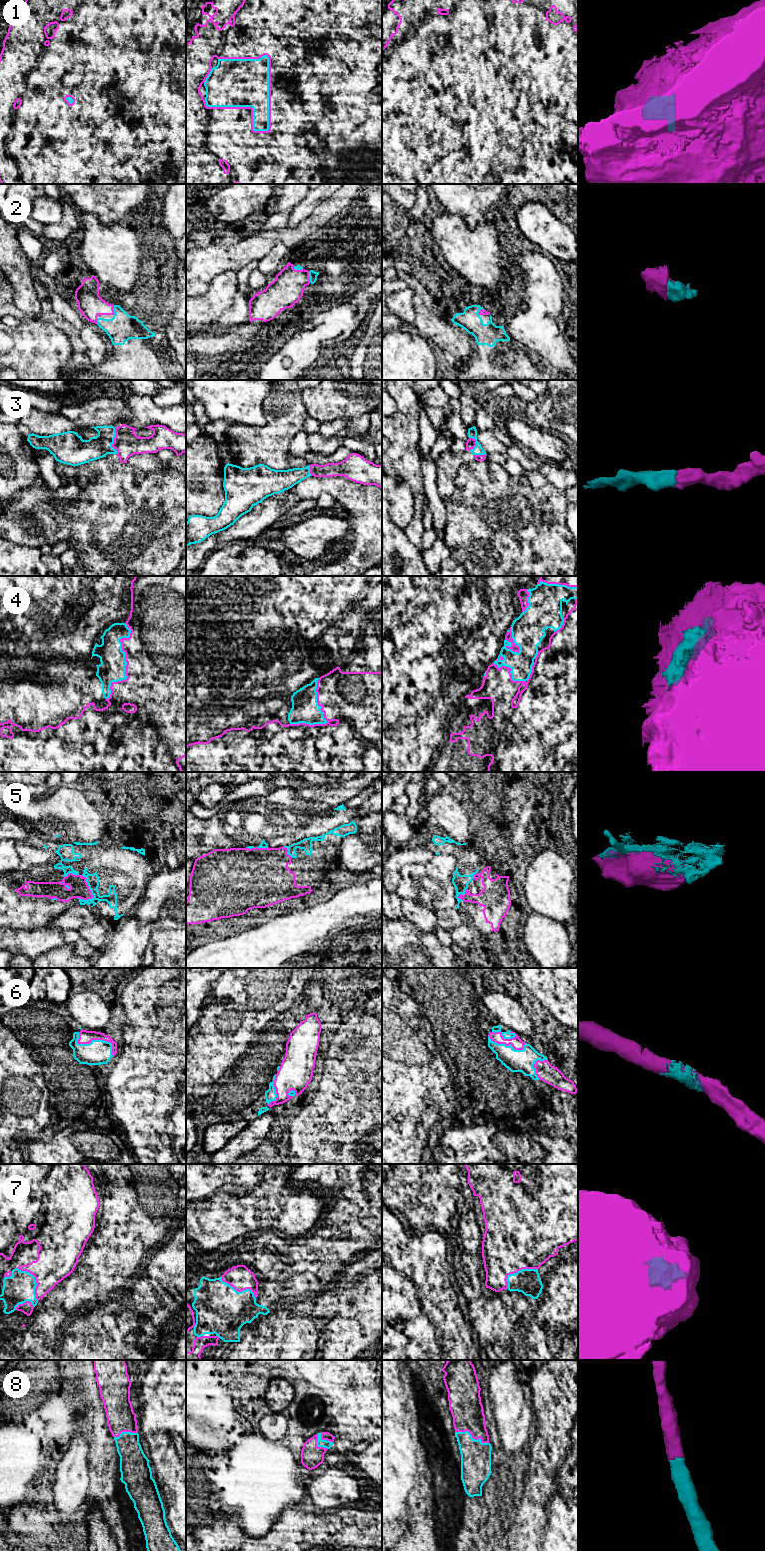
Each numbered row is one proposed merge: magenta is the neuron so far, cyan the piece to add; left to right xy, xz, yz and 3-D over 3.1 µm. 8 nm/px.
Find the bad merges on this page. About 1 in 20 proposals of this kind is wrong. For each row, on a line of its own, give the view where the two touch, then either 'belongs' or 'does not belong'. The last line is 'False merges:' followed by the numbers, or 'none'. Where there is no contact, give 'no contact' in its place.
1: contact in xz; belongs
2: contact in xz; belongs
3: contact in xy; belongs
4: contact in xy; belongs
5: contact in xy; belongs
6: contact in xy; belongs
7: contact in yz; belongs
8: contact in yz; belongs
False merges: none

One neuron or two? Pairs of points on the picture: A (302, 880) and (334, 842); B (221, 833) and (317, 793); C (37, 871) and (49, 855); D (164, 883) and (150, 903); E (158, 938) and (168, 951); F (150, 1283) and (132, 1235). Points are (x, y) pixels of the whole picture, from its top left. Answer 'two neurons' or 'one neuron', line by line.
A: one neuron
B: two neurons
C: two neurons
D: one neuron
E: one neuron
F: two neurons

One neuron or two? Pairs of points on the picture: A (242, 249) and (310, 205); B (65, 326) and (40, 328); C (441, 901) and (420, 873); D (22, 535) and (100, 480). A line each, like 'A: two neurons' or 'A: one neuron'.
A: two neurons
B: two neurons
C: one neuron
D: one neuron

